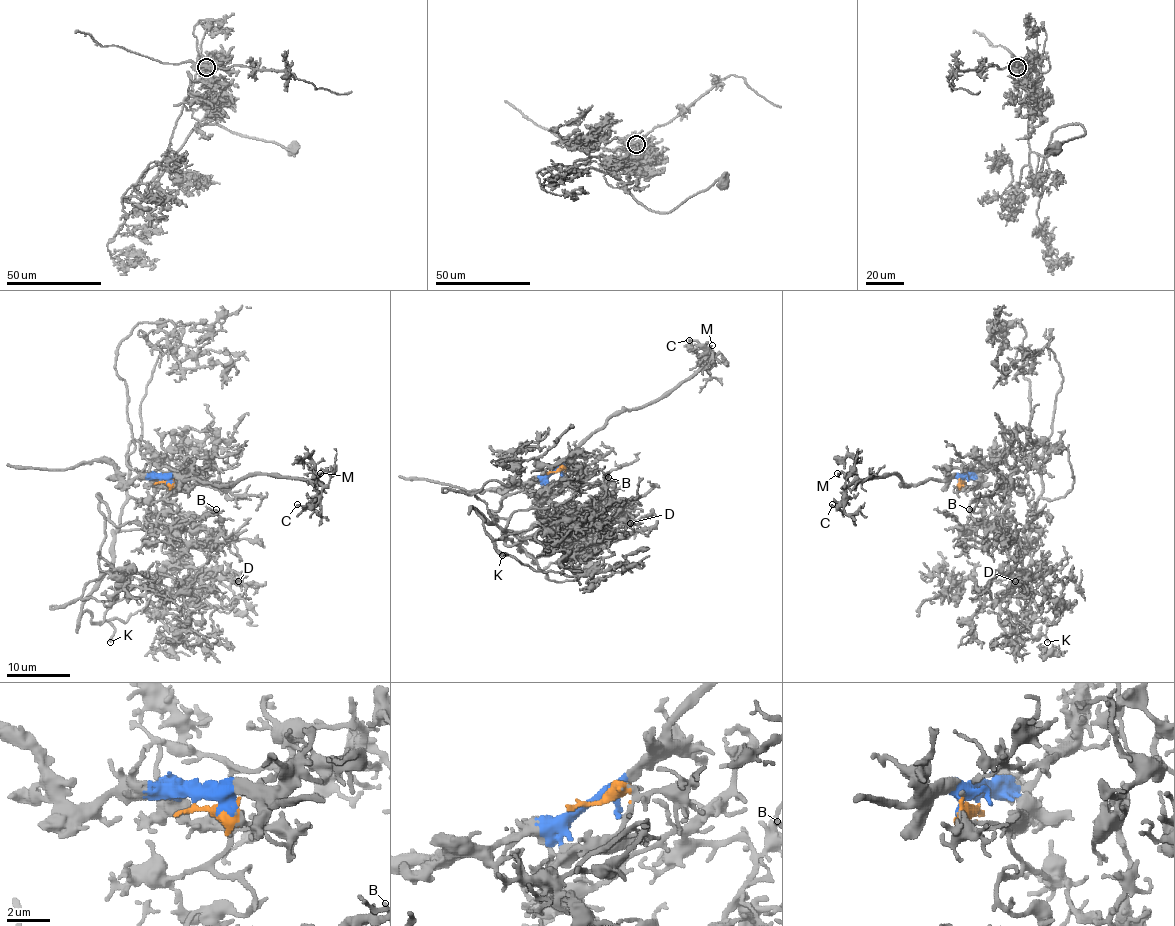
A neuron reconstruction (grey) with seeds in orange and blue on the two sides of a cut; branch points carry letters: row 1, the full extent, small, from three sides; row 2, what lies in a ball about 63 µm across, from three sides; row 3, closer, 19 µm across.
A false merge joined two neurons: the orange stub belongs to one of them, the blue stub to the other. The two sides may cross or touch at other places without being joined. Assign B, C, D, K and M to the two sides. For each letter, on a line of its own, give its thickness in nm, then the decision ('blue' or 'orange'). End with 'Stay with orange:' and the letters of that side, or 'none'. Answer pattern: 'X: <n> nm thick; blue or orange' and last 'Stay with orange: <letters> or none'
B: 200 nm thick; orange
C: 150 nm thick; blue
D: 130 nm thick; orange
K: 200 nm thick; orange
M: 170 nm thick; blue
Stay with orange: B, D, K

